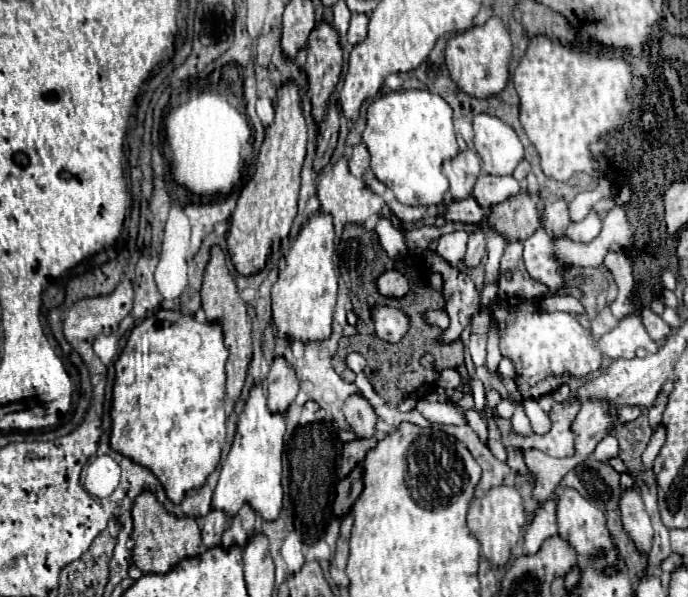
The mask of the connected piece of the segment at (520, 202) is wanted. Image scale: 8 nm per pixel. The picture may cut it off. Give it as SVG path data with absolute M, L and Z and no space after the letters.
M521 191L519 195L495 205L487 217L487 227L501 233L507 241L523 241L541 227L537 195Z

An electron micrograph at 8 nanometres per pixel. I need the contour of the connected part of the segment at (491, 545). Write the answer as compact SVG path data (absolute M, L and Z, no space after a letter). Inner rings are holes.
M493 487L485 499L473 499L471 507L469 507L469 515L467 515L467 525L473 533L473 537L481 543L481 553L483 557L493 565L505 565L509 561L511 555L511 547L519 541L519 535L523 531L523 525L527 521L525 509L523 509L523 499L517 493L515 487Z

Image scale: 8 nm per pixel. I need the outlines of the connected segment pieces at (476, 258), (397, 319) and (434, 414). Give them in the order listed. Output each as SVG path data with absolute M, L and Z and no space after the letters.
M477 231L469 235L467 255L465 255L465 267L477 267L485 255L485 233Z
M375 307L373 321L375 321L375 331L383 341L397 343L407 333L407 317L391 307Z
M421 401L417 411L429 419L431 423L453 423L453 425L467 425L465 419L465 407L457 405L457 403L429 403L429 401Z

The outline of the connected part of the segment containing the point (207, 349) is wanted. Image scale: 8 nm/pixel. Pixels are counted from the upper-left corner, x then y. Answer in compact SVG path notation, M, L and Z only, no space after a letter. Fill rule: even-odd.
M159 309L139 323L119 359L113 387L113 433L111 449L147 467L163 485L173 503L181 503L185 493L199 489L215 471L225 443L225 361L229 357L223 345L219 323L199 323L191 315Z

